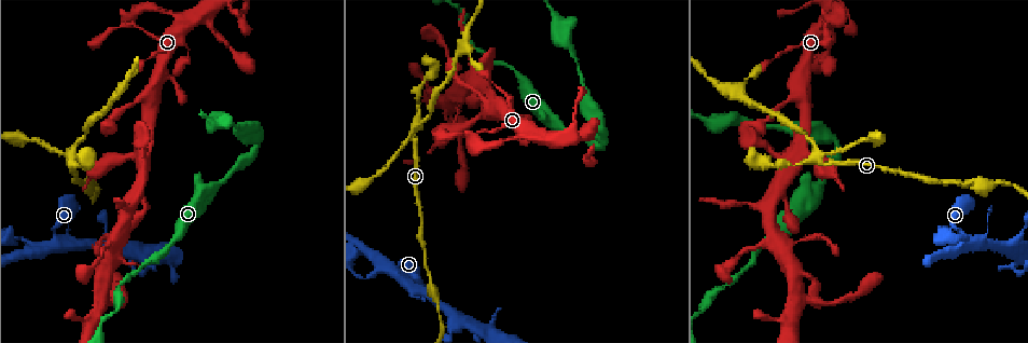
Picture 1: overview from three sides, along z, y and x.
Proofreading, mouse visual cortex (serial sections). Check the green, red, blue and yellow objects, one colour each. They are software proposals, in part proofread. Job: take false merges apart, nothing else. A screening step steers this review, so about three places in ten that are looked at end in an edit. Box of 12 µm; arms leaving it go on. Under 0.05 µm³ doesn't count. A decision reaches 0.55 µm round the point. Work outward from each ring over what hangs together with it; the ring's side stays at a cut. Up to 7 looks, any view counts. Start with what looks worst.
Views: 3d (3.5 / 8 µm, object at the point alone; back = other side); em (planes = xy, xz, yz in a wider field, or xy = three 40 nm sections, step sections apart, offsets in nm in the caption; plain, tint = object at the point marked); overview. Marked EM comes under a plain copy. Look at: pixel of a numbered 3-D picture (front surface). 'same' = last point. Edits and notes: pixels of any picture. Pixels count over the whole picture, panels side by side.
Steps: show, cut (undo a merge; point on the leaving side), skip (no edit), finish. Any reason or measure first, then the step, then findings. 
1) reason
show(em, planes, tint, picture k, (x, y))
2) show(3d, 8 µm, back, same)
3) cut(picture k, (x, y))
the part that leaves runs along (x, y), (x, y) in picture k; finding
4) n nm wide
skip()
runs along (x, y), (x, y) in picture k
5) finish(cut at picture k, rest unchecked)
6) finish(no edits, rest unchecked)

looks like a crossing
show(3d, 8 µm, picture 1, (817, 157))

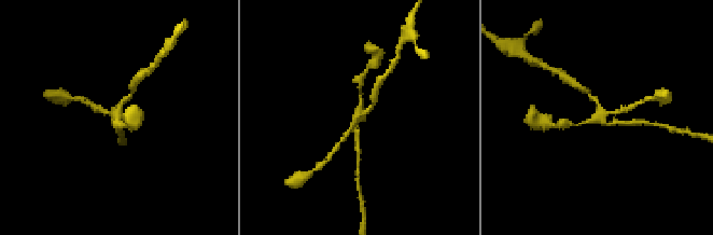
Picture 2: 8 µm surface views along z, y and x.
show(em, xy, step 5, tint, picture 2, (120, 115))

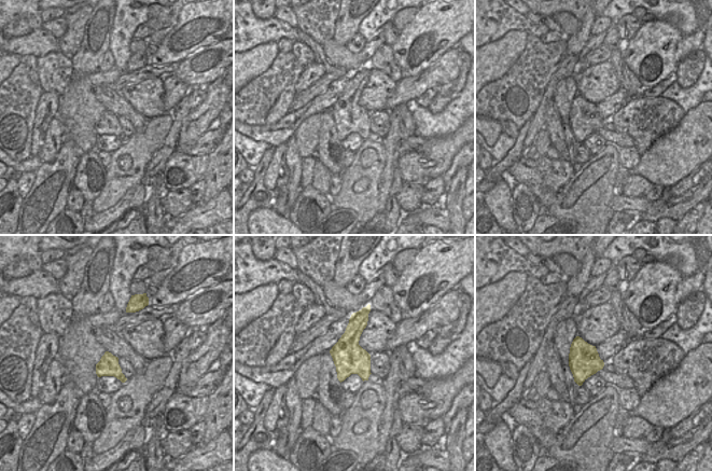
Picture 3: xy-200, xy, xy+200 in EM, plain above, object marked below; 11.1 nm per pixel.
4 arms
skip()
runs along (624, 123), (605, 123), (588, 92) in picture 2; continuous, no second cell

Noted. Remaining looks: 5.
abrupt turn
show(3d, 3.5 µm, picture 1, (465, 47))

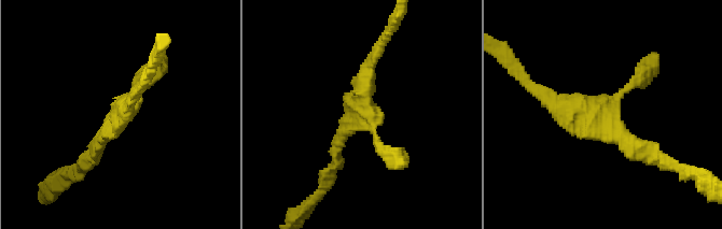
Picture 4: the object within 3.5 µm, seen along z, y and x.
show(em, xy, step 5, tint, picture 4, (363, 109))

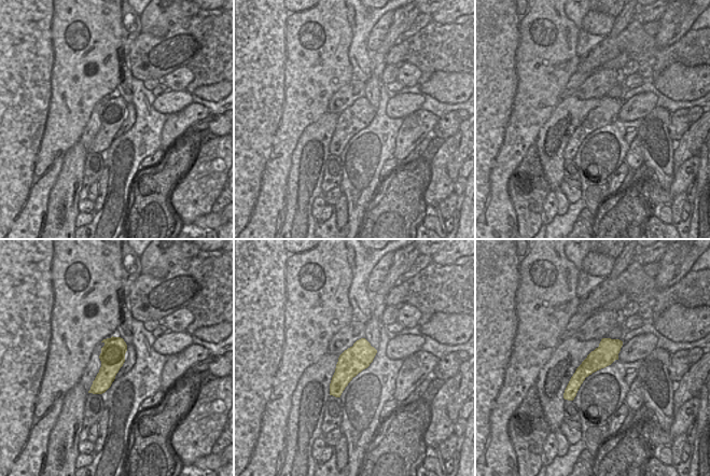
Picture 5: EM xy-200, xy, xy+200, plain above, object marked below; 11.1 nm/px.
skip()
one cell here

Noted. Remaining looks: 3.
abrupt turn
show(3d, 8 µm, picture 1, (147, 268))

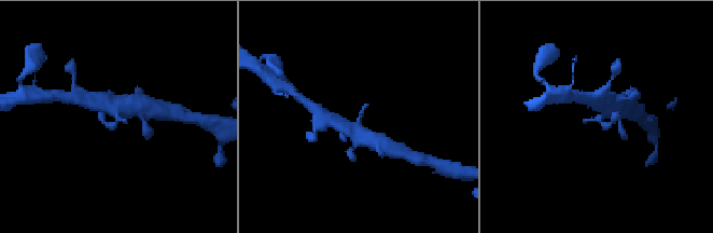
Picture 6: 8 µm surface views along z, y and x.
show(3d, 3.5 µm, picture 6, (115, 119))

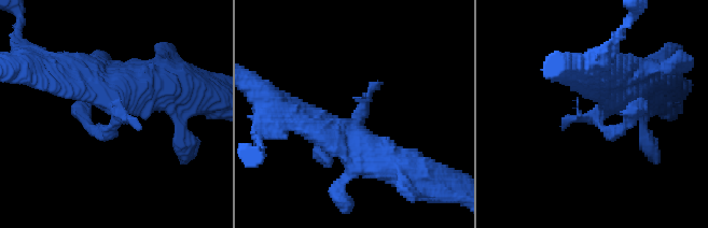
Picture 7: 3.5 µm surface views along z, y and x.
now the EM
show(em, xy, step 2, tint, picture 7, (115, 121))

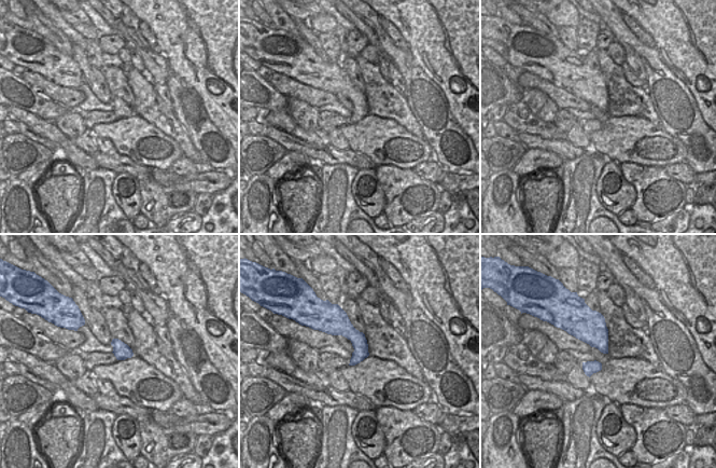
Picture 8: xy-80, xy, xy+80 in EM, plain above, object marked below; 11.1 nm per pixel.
skip()
runs along (80, 75), (86, 104) in picture 7; all the same cell

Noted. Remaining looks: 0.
finish(no edits, rest unchecked)

